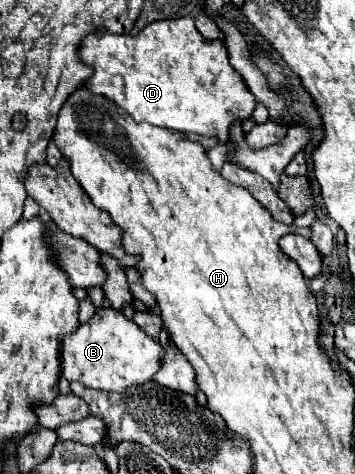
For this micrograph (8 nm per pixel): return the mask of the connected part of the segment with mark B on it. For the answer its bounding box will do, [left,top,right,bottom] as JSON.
[61,308,163,392]

